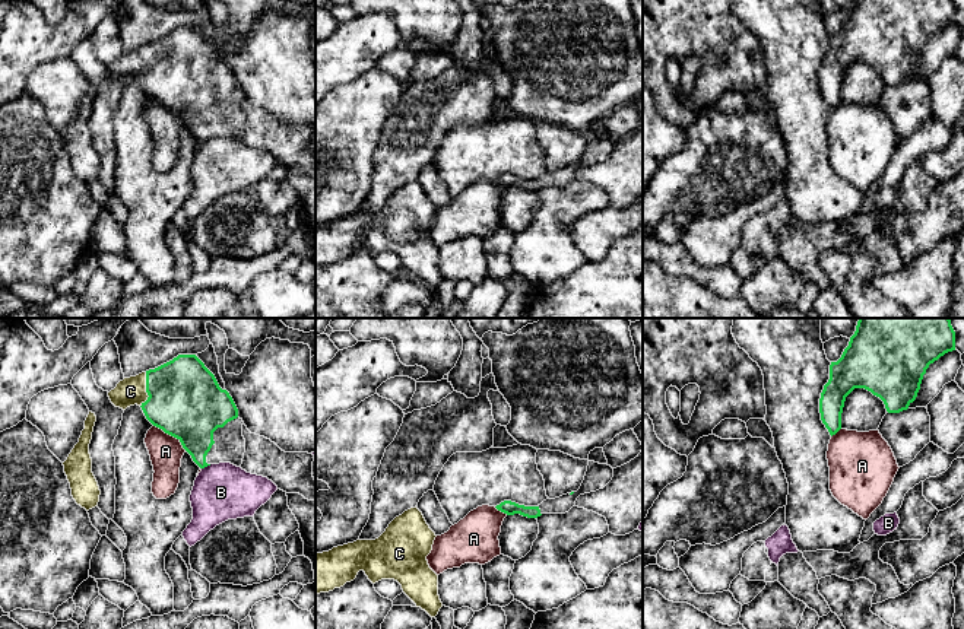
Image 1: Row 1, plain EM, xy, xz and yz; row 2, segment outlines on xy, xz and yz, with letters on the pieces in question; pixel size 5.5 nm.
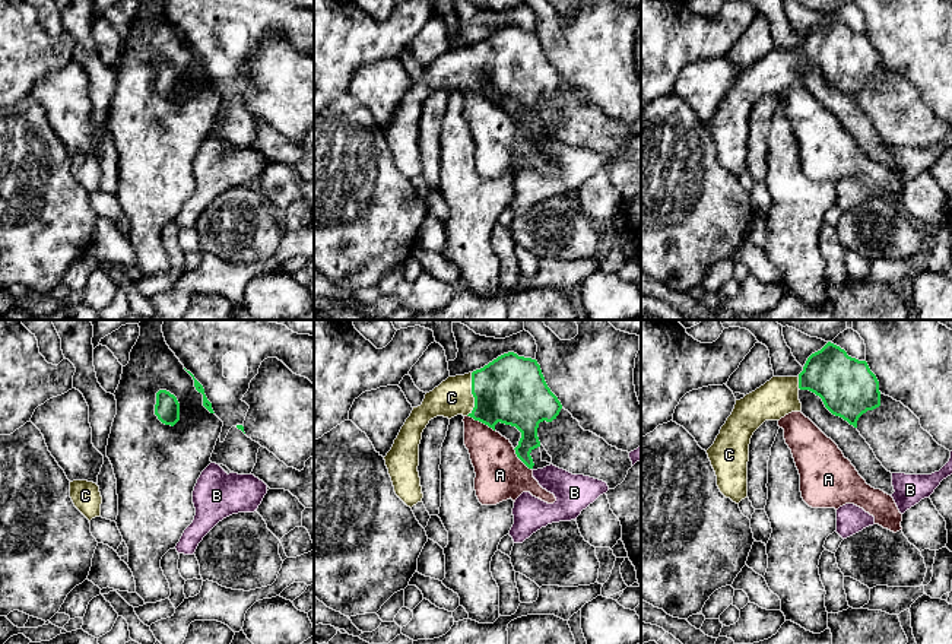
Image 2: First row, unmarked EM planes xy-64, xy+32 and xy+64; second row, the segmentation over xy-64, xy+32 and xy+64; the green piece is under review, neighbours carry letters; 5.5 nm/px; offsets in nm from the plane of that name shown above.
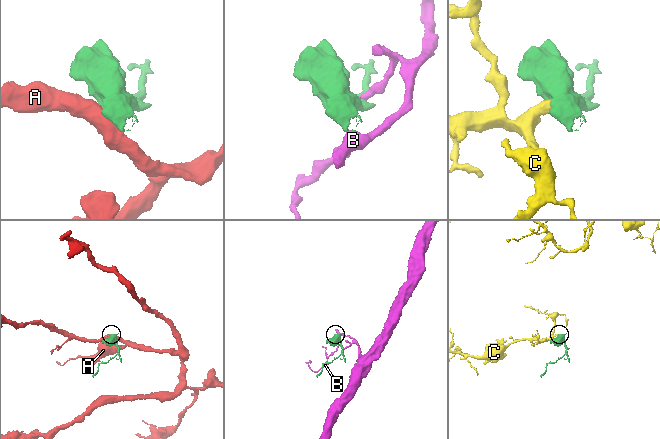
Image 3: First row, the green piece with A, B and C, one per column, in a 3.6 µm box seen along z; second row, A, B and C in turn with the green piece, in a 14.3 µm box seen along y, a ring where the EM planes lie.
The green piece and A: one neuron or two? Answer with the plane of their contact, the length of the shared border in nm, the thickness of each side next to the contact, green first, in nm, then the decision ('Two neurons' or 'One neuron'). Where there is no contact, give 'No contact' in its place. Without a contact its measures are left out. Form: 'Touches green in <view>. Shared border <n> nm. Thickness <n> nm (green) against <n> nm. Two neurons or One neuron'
Touches green in xy. Shared border 240 nm. Thickness 400 nm (green) against 180 nm. Two neurons

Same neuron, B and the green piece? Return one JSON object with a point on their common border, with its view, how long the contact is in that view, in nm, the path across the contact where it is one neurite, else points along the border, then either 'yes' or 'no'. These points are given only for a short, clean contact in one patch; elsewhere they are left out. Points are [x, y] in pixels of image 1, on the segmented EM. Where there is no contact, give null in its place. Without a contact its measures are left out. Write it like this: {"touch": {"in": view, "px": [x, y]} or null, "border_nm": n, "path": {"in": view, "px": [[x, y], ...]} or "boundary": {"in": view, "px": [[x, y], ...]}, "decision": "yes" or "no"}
{"touch": {"in": "xy", "px": [206, 466]}, "border_nm": 60, "decision": "no"}

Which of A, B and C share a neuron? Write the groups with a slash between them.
A / B / C

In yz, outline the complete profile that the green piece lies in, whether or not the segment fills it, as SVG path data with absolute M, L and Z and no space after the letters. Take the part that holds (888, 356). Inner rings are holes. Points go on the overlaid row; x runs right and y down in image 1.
M859 318L856 331L841 358L830 365L830 379L819 398L821 420L830 435L841 429L841 413L846 397L854 388L865 388L879 397L888 413L907 410L916 400L926 369L948 352L955 350L955 331L949 318Z

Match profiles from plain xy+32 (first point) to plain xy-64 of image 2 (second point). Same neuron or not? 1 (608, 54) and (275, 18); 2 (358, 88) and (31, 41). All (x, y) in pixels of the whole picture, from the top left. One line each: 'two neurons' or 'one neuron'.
1: two neurons
2: two neurons

